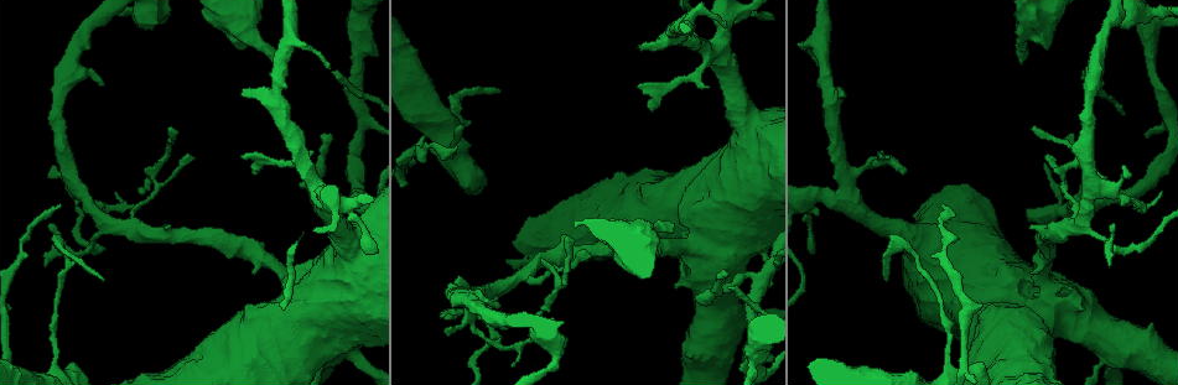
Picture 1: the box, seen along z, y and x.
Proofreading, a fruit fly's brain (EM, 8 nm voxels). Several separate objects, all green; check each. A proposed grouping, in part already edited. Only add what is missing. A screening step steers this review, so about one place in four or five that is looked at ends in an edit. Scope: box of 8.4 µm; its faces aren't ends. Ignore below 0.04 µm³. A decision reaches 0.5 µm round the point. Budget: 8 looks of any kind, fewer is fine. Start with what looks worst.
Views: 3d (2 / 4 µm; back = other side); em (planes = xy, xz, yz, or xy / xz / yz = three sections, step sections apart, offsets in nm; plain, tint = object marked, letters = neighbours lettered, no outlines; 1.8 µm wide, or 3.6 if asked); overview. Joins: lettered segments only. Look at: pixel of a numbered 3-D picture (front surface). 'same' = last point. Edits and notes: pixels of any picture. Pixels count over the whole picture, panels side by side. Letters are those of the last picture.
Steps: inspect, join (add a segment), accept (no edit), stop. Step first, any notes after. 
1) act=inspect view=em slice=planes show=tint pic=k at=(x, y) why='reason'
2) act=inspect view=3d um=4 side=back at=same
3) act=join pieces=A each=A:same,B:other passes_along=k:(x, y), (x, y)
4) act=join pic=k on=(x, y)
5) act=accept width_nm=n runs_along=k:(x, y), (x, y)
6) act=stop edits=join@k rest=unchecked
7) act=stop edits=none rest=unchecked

act=inspect view=3d um=2 pic=1 at=(670, 228) why='an open end'

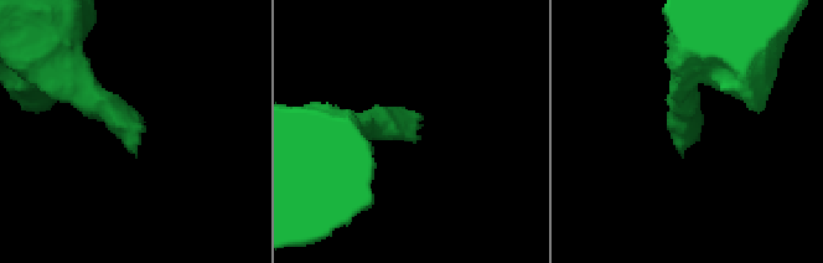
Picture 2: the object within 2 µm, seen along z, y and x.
act=inspect view=em slice=planes show=letters pic=2 at=(415, 123) why='need the tissue'

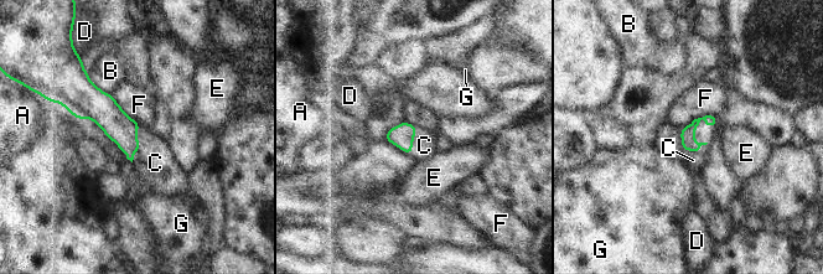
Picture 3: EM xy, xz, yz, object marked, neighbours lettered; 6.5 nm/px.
act=join pieces=C each=A:other,B:other,C:same,D:other,E:other,F:other,G:other passes_along=3:(687, 134), (693, 135), (693, 160) found='it goes on there'

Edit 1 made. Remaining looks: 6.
act=inspect view=overview why='redraw'

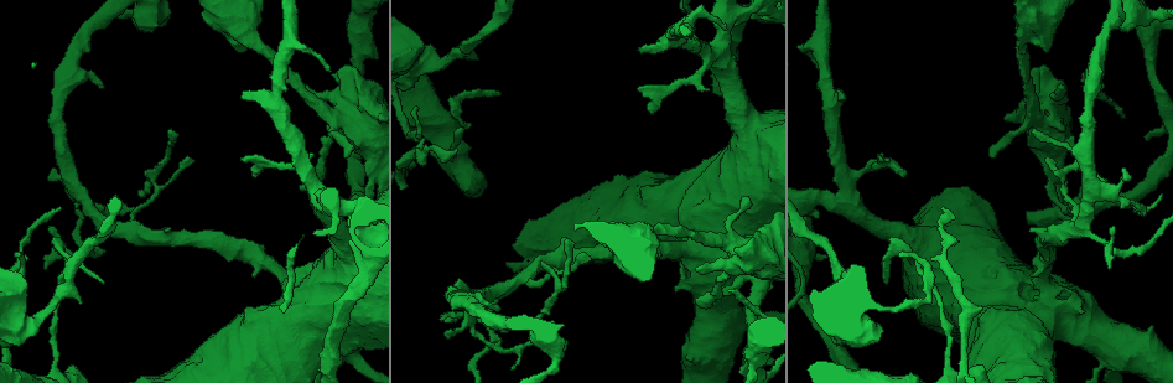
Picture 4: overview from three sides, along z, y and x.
act=inspect view=3d um=2 pic=4 at=(639, 48) why='branch stops here'

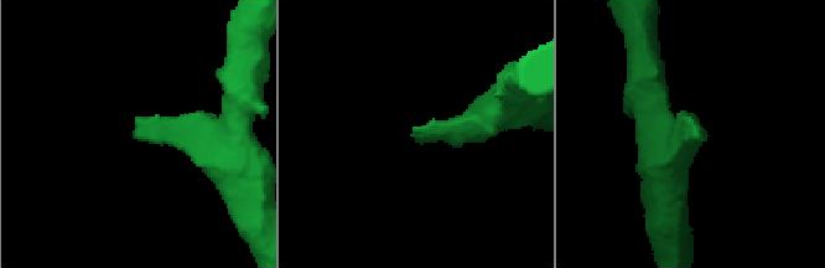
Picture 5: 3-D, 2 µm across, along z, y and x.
act=inspect view=em slice=planes show=letters pic=5 at=(416, 132)

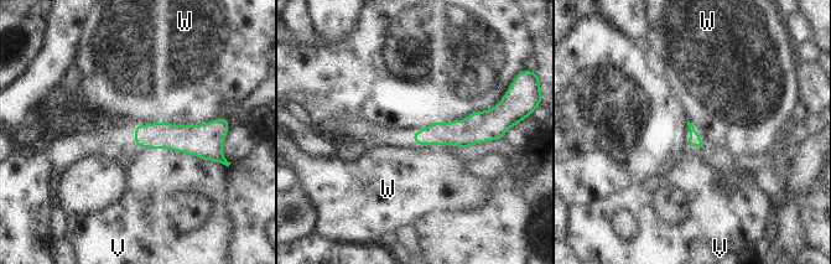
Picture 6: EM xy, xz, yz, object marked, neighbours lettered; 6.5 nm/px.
act=accept each=V:other,W:other border=6:(222, 115), (134, 128) found='no lettered segment goes on from it'

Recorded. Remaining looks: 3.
act=inspect view=em slice=planes show=tint pic=4 at=(54, 359) why='thick turns thin'

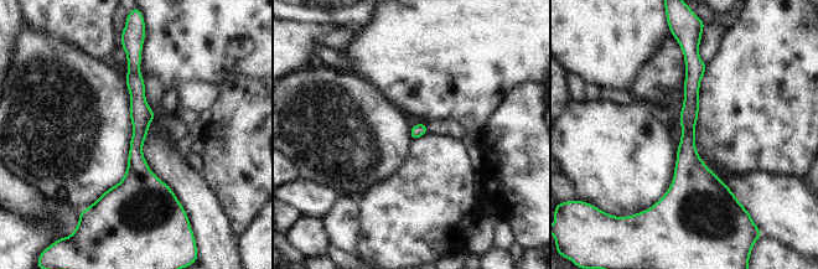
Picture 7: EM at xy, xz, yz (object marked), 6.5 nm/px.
act=inspect view=em slice=planes show=letters at=same

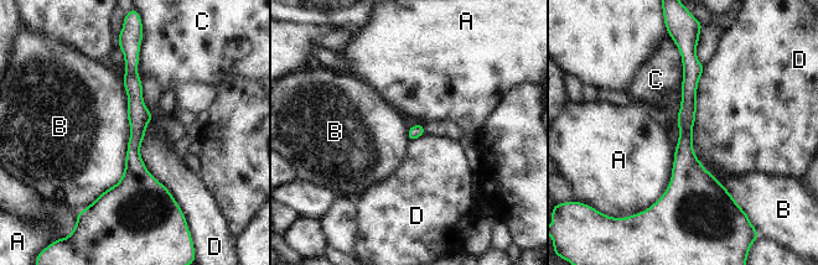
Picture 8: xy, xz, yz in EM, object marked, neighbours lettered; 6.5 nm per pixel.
act=accept width_nm=90 each=A:other,B:other,C:other,D:other found='none of them fits'

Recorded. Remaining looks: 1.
act=stop edits=join@3 rest=unchecked

